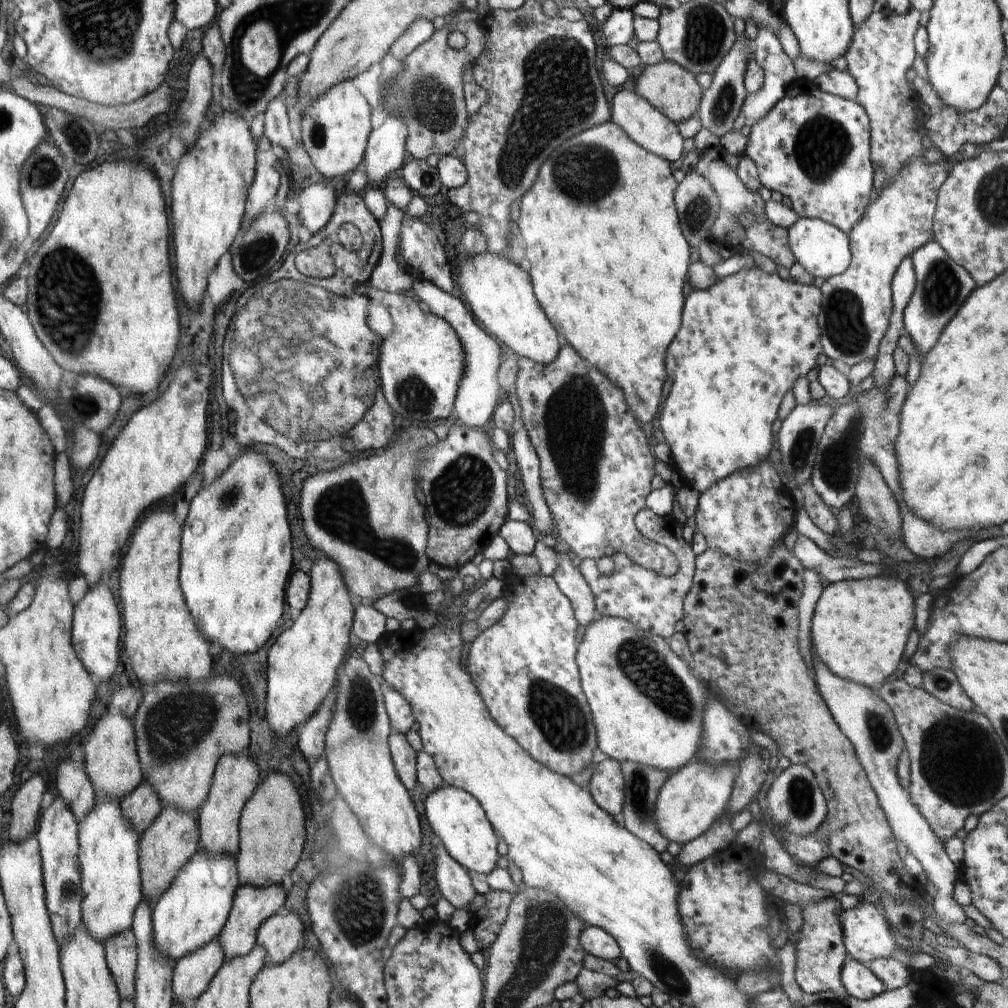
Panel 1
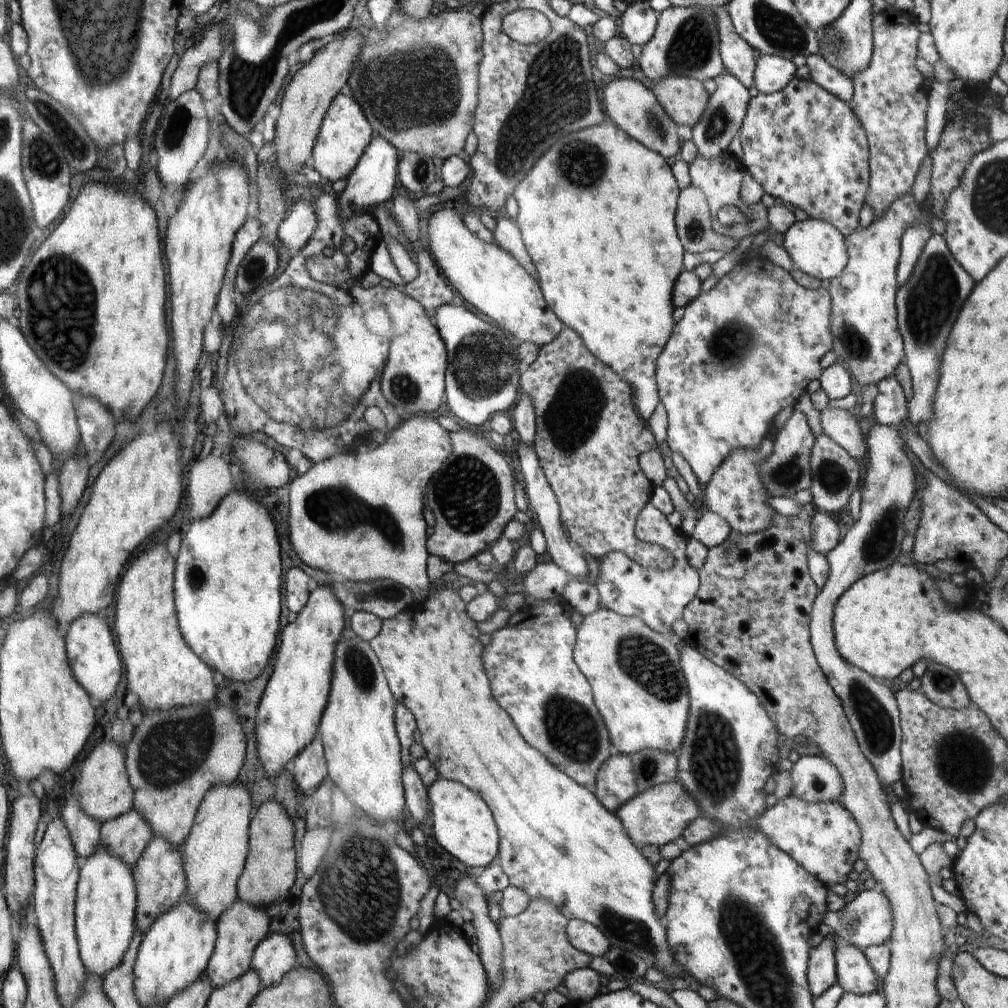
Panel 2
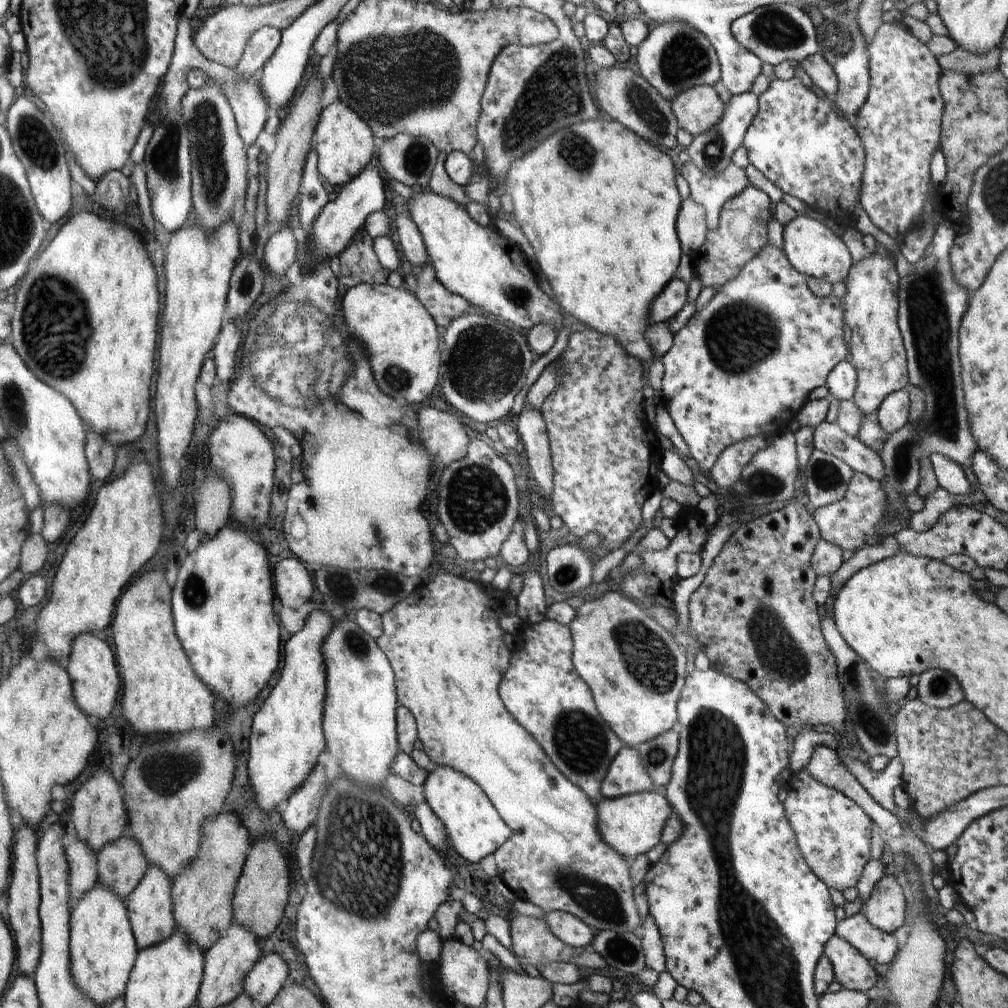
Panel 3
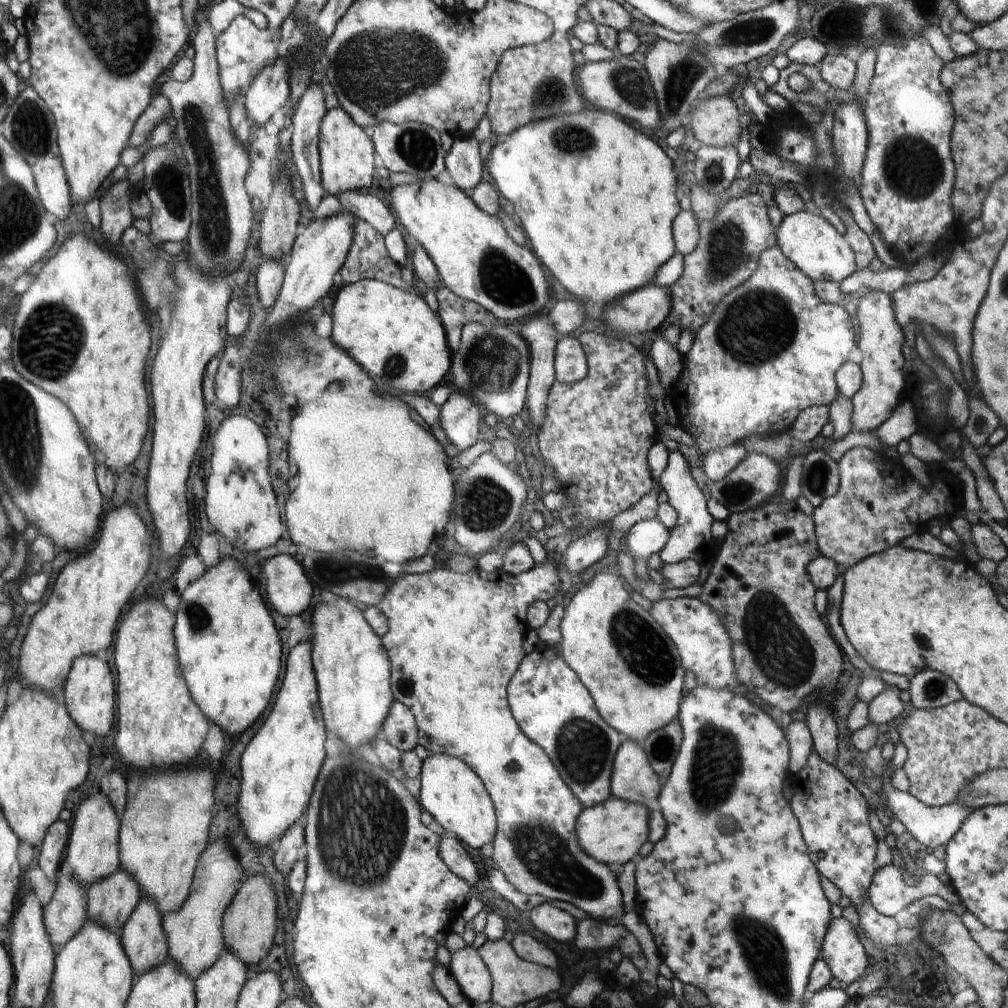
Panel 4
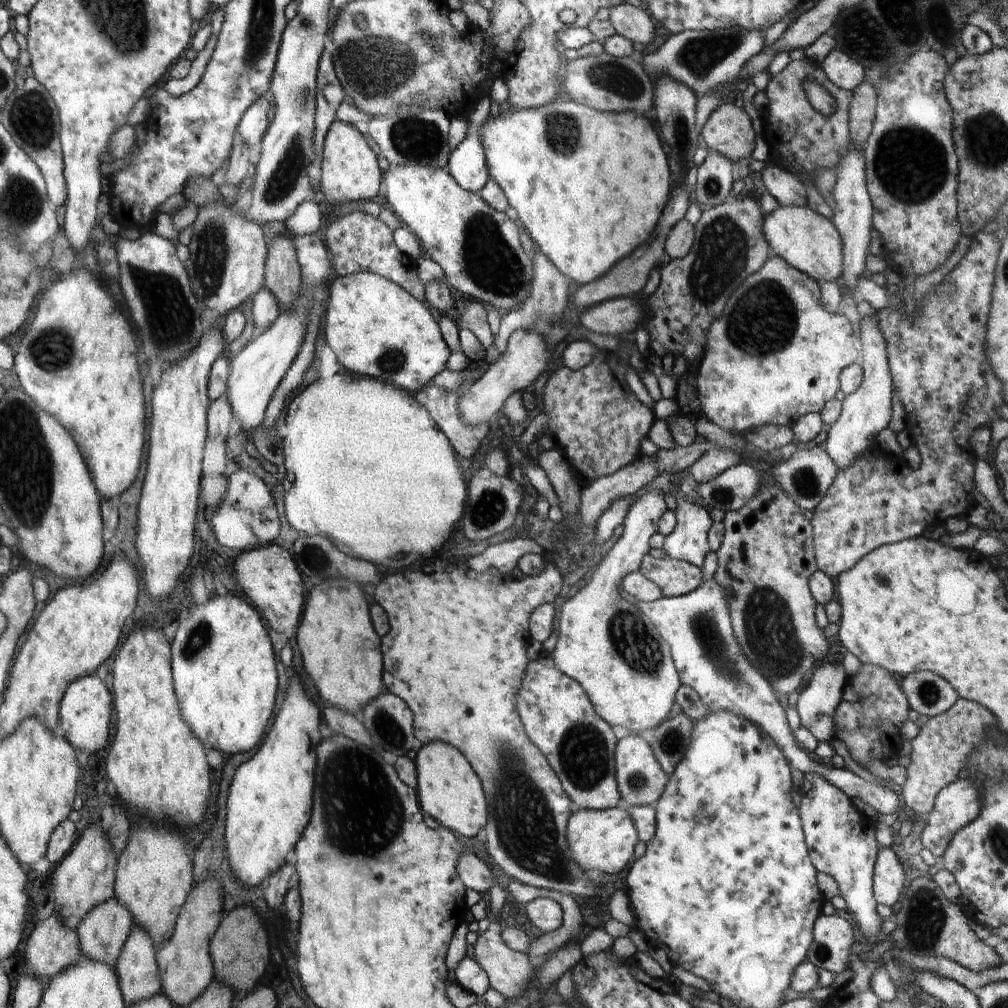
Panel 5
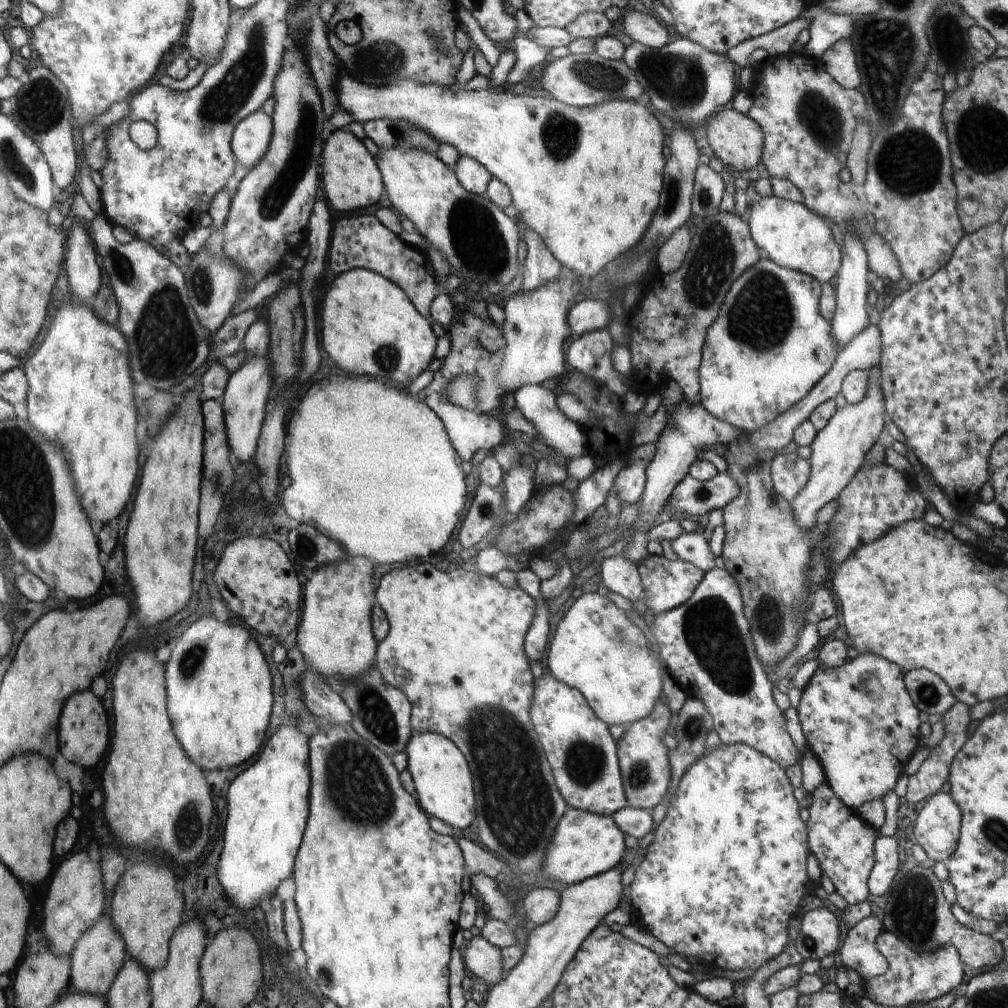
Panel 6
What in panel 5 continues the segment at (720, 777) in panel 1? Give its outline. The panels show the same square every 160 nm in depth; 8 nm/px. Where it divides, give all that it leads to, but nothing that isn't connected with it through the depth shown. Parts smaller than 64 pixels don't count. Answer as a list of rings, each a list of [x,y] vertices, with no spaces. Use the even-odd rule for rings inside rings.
[[[625,805],[611,809],[574,809],[567,820],[567,841],[572,860],[585,872],[625,873],[630,867],[634,846],[639,841],[631,814]]]

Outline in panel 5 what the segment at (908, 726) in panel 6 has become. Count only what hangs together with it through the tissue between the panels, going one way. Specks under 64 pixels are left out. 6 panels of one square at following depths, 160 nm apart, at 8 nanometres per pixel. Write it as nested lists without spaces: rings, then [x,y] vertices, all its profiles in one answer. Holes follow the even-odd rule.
[[[861,664],[858,672],[855,672],[844,685],[838,701],[835,715],[833,716],[833,736],[841,740],[846,746],[852,760],[864,770],[874,762],[881,760],[883,763],[891,757],[899,756],[898,750],[902,740],[900,726],[908,720],[909,702],[901,689],[901,684],[894,679],[894,675],[885,668],[873,664]]]

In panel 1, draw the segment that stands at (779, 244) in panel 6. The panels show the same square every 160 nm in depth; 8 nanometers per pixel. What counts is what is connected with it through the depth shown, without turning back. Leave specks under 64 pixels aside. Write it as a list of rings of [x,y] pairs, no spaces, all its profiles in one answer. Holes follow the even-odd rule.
[[[800,217],[788,231],[788,246],[795,259],[812,275],[830,278],[842,274],[851,261],[849,235],[820,219]]]

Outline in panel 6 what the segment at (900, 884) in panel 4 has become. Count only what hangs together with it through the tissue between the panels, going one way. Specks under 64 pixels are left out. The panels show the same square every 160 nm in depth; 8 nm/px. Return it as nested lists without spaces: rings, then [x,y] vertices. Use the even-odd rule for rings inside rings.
[[[880,835],[873,847],[875,861],[867,885],[870,894],[882,896],[889,892],[894,876],[899,870],[898,843],[894,837]]]

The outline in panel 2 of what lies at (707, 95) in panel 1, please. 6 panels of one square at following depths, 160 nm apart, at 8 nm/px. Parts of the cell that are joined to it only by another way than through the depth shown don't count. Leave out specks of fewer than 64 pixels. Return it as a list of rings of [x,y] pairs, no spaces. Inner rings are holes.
[[[724,71],[717,78],[716,91],[709,96],[703,115],[692,128],[693,141],[700,156],[710,160],[726,152],[732,138],[739,134],[751,95],[748,89],[730,73]]]

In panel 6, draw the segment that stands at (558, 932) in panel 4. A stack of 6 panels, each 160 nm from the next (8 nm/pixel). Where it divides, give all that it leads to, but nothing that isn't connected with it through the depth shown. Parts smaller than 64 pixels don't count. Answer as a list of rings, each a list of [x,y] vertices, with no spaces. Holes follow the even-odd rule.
[[[535,888],[524,898],[524,910],[532,926],[546,924],[559,909],[559,894],[554,889]]]

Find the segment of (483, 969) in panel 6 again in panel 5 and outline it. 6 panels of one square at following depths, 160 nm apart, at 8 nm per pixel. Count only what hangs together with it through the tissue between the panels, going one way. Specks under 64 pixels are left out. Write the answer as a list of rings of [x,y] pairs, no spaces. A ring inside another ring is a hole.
[[[494,922],[490,924],[490,928],[477,936],[474,947],[474,960],[486,971],[489,986],[500,992],[506,999],[513,999],[521,995],[525,988],[533,981],[535,970],[531,965],[531,960],[526,954],[516,952],[508,948],[501,937],[504,923]]]

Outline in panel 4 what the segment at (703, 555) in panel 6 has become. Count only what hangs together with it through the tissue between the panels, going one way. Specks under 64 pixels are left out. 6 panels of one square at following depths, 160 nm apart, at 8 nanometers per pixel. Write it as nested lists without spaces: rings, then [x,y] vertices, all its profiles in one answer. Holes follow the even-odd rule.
[[[678,449],[676,452],[669,452],[668,466],[661,473],[660,482],[668,494],[668,503],[676,510],[678,516],[675,528],[669,531],[668,542],[660,552],[664,564],[693,559],[696,553],[704,552],[711,541],[712,546],[716,546],[711,530],[714,519],[707,510],[705,497],[691,476],[687,461]]]

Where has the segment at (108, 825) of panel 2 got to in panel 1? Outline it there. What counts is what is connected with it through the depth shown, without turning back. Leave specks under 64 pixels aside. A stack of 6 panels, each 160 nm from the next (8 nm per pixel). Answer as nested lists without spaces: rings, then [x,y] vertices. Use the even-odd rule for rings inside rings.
[[[145,781],[138,784],[132,792],[128,792],[120,801],[120,808],[124,810],[128,822],[132,824],[132,828],[136,828],[138,834],[151,827],[164,806],[160,796],[156,794],[156,788]]]

